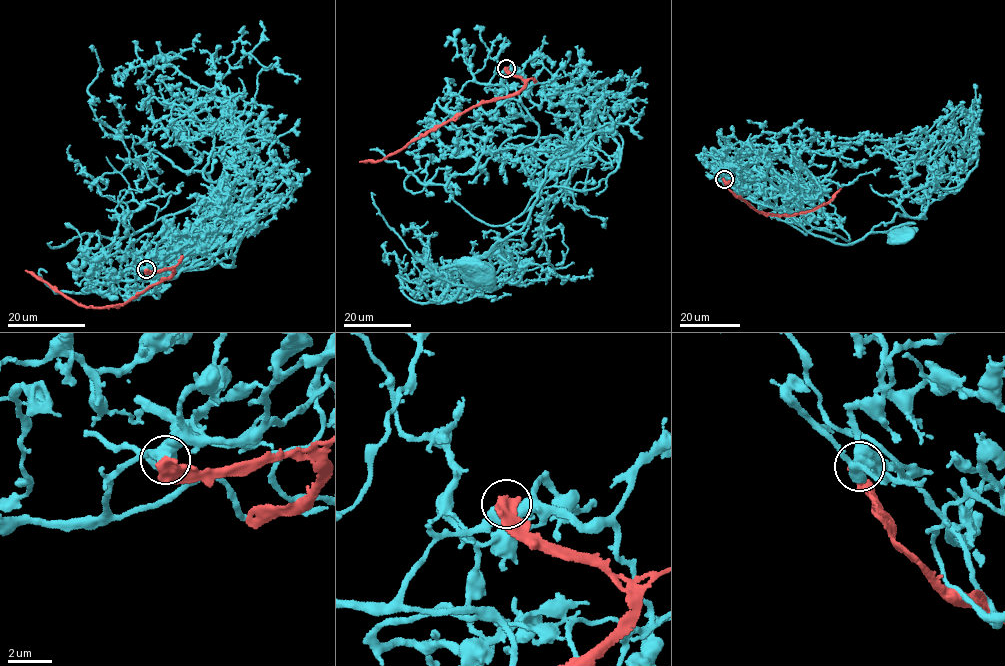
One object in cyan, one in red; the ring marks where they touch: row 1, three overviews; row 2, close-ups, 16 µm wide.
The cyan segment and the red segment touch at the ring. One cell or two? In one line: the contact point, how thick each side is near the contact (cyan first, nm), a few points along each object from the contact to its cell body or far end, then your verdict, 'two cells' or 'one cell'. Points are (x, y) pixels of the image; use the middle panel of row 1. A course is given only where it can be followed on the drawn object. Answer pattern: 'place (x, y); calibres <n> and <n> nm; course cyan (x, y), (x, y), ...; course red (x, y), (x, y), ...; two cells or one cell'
place (506, 68); calibres 500 and 550 nm; course cyan (506, 68), (491, 83), (538, 126), (517, 152), (534, 187), (570, 156), (480, 270); course red (506, 68), (523, 80), (522, 88), (508, 95), (480, 102), (436, 125), (382, 159), (360, 162); two cells

